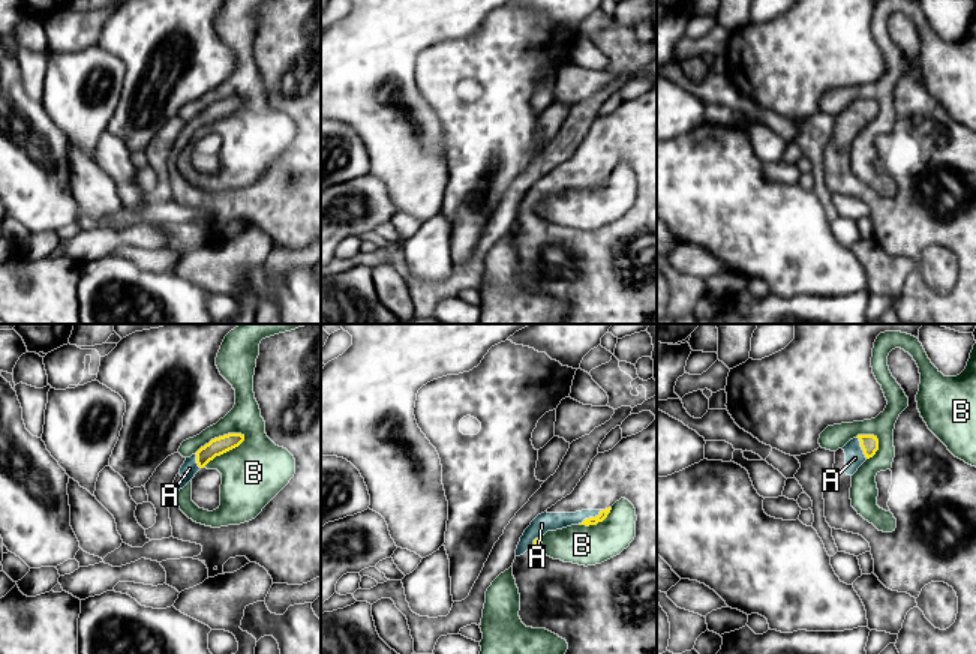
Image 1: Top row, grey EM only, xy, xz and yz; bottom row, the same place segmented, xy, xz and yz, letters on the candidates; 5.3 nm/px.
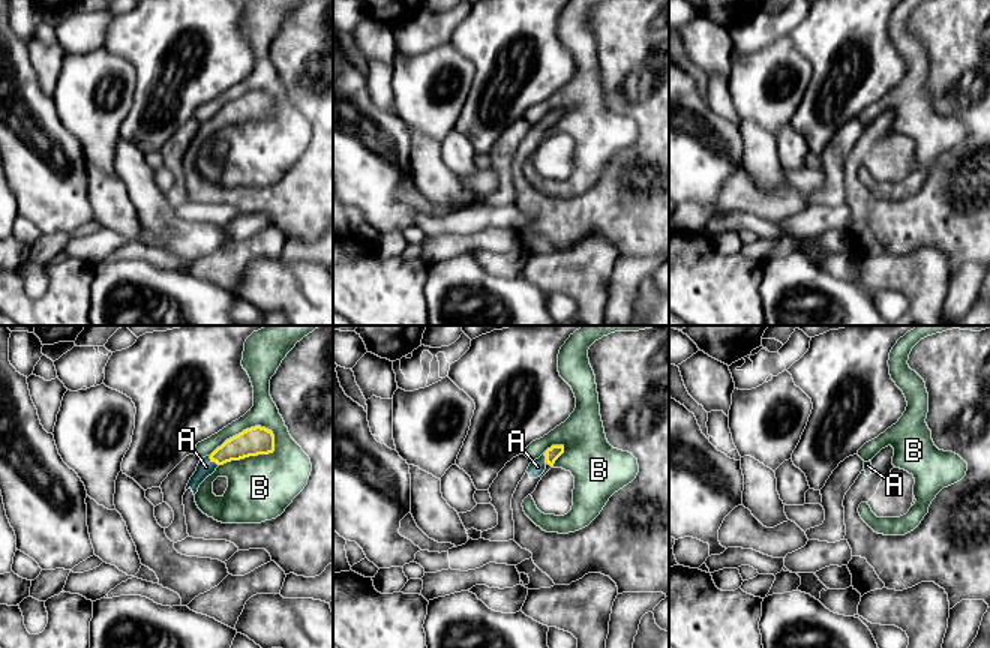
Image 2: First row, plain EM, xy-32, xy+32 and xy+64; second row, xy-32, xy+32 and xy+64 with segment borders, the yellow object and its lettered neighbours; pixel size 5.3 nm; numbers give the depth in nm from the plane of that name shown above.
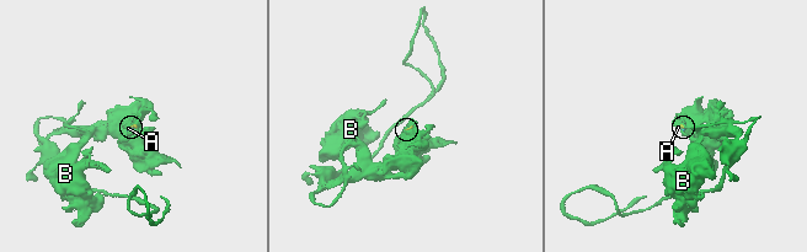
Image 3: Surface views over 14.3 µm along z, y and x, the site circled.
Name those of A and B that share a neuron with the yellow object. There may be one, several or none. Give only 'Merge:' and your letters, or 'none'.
Merge: A

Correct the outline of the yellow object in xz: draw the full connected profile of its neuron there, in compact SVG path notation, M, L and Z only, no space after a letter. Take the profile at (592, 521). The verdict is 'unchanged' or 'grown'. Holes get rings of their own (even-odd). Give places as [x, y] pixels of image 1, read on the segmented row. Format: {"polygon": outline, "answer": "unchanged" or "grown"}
{"polygon": "M657 418L642 432L622 438L612 450L598 453L574 490L538 514L516 549L513 576L520 594L519 616L526 627L546 628L565 639L565 654L657 654ZM621 498L636 508L636 537L619 555L595 566L553 560L541 550L547 531L571 525L597 525Z", "answer": "grown"}

